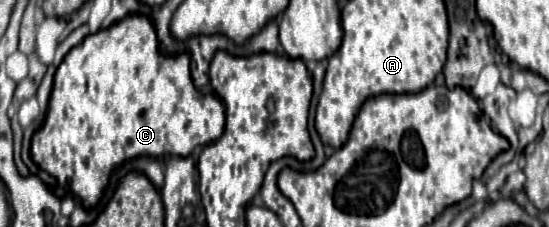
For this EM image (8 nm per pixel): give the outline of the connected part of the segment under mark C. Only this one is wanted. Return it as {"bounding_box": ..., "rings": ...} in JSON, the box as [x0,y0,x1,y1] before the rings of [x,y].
{"bounding_box":[32,16,224,208],"rings":[[[126,16],[74,46],[54,74],[54,88],[46,122],[32,136],[32,160],[40,170],[56,178],[56,184],[68,190],[84,208],[94,208],[108,186],[110,174],[122,162],[136,156],[190,156],[196,146],[218,140],[224,128],[222,102],[212,102],[212,110],[204,104],[190,76],[190,56],[164,56],[158,50],[154,26],[144,16]]]}

